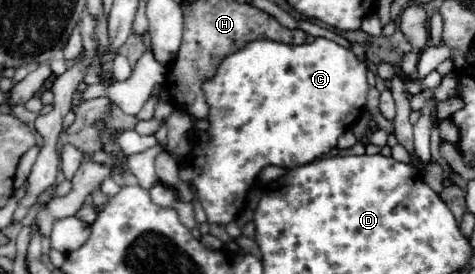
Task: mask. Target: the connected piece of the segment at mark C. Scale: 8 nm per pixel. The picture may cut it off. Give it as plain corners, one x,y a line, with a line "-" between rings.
317,38
313,44
301,46
257,40
227,56
217,68
215,78
203,84
207,102
211,106
207,118
211,122
211,128
207,130
211,140
203,142
193,152
193,158
185,160
179,170
181,178
195,186
197,198
207,214
207,222
229,224
235,220
239,212
237,200
251,190
255,178
265,166
295,168
313,162
317,156
336,147
338,137
344,132
341,131
341,119
353,114
351,119
355,120
363,112
369,90
365,74
365,62
357,60
351,50
327,38

